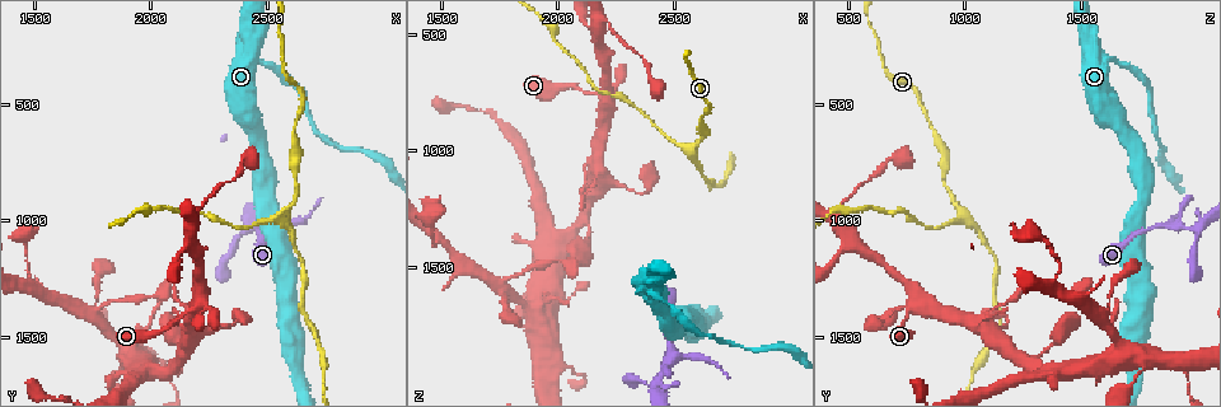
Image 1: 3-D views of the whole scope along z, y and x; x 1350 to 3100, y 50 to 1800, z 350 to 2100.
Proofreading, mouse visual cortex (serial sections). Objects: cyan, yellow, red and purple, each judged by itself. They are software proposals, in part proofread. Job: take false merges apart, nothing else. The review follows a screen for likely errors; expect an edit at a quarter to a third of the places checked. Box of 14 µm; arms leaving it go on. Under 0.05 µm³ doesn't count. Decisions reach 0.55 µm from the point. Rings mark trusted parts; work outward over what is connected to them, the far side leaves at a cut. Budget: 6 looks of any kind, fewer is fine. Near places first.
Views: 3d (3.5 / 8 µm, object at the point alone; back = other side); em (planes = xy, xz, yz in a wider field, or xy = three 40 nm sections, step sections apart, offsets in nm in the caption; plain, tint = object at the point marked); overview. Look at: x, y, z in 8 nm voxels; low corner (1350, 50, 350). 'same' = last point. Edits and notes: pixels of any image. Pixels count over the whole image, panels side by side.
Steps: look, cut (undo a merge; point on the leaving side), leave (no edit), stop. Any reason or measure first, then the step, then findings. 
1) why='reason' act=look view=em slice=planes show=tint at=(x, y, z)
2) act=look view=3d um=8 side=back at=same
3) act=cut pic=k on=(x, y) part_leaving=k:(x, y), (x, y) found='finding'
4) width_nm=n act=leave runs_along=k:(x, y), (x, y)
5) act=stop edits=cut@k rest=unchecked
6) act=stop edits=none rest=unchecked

why='a fork' act=look view=3d um=3.5 side=back at=(2470, 1020, 1850)

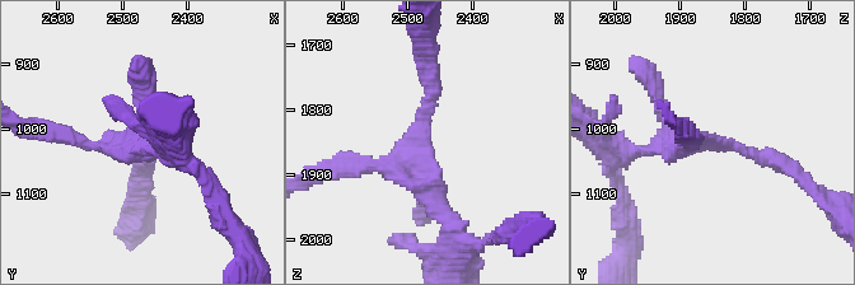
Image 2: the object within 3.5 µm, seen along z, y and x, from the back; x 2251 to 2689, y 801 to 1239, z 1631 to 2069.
why='now the EM' act=look view=em slice=xy step=3 show=tint at=(2480, 1020, 1850)

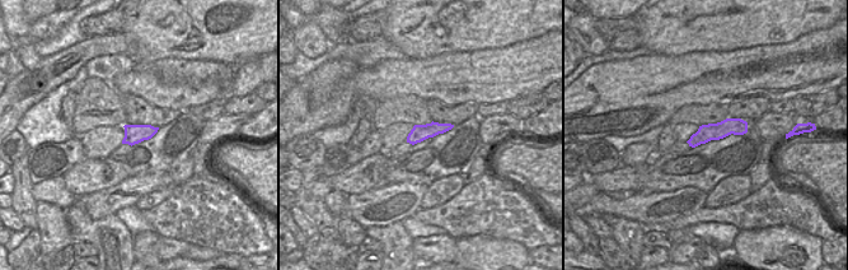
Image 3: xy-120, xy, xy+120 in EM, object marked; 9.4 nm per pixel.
act=look view=em slice=xy step=5 show=tint at=same

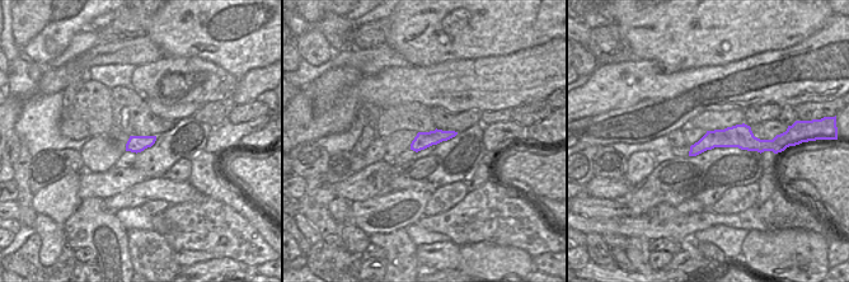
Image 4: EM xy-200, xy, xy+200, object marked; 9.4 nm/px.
act=leave found='one cell here'

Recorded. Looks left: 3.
why='arms part here' act=look view=3d um=3.5 at=(2590, 930, 970)

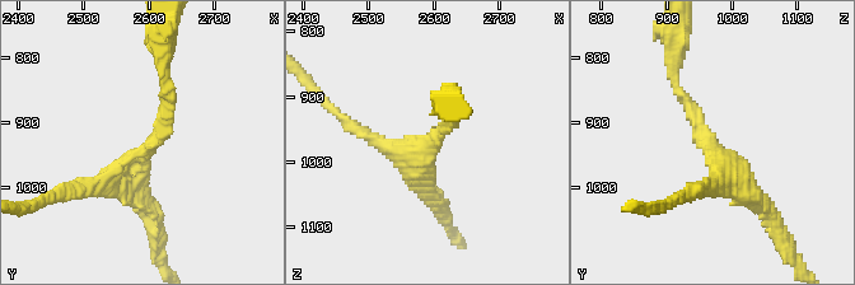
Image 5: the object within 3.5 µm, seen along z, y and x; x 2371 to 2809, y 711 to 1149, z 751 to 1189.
act=leave runs_along=5:(674, 83), (762, 200) found='continuous, no second cell'

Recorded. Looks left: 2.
act=stop edits=none rest=unchecked

